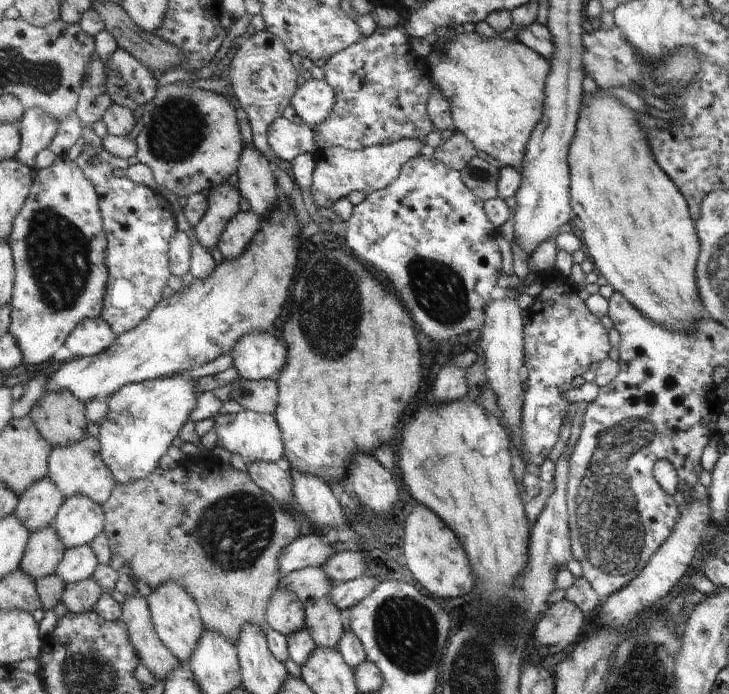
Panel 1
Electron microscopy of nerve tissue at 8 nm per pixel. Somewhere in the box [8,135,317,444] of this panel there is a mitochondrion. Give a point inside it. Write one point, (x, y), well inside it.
(57, 254)

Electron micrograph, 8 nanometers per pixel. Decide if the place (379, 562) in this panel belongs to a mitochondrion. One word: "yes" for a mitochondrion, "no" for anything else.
no

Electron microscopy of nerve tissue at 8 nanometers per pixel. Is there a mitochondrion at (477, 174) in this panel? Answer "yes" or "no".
yes

